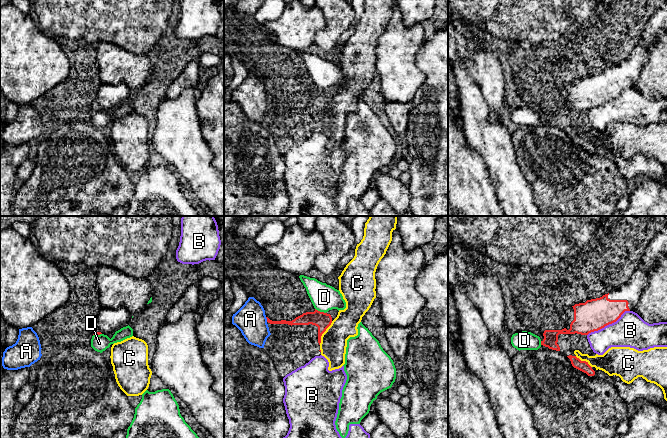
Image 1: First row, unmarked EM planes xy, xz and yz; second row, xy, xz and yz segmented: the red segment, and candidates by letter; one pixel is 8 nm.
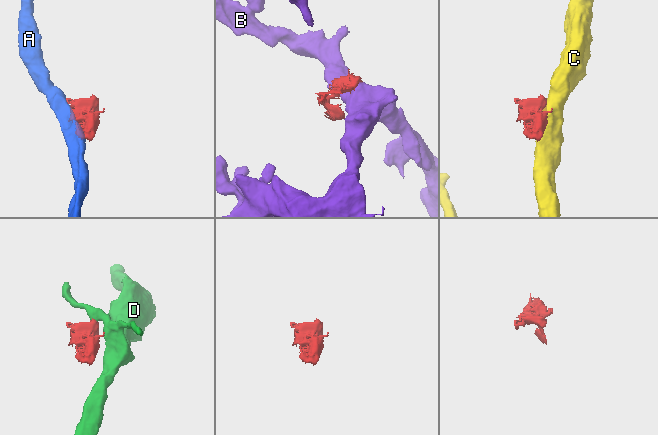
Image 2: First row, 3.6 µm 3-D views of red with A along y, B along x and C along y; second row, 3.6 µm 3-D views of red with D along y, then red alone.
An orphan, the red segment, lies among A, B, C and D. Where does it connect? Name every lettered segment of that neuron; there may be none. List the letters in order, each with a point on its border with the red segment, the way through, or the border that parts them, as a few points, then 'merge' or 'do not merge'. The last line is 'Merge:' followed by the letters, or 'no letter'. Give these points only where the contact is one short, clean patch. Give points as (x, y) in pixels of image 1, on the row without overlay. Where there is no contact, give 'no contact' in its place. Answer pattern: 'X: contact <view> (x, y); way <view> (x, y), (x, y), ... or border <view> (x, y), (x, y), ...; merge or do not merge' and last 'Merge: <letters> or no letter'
A: contact xz (267, 95); do not merge
B: contact yz (608, 100); do not merge
C: contact xz (323, 108); border xz (332, 97), (322, 110), (319, 120); do not merge
D: contact xz (319, 87); border xz (315, 84), (325, 89); do not merge
Merge: no letter

